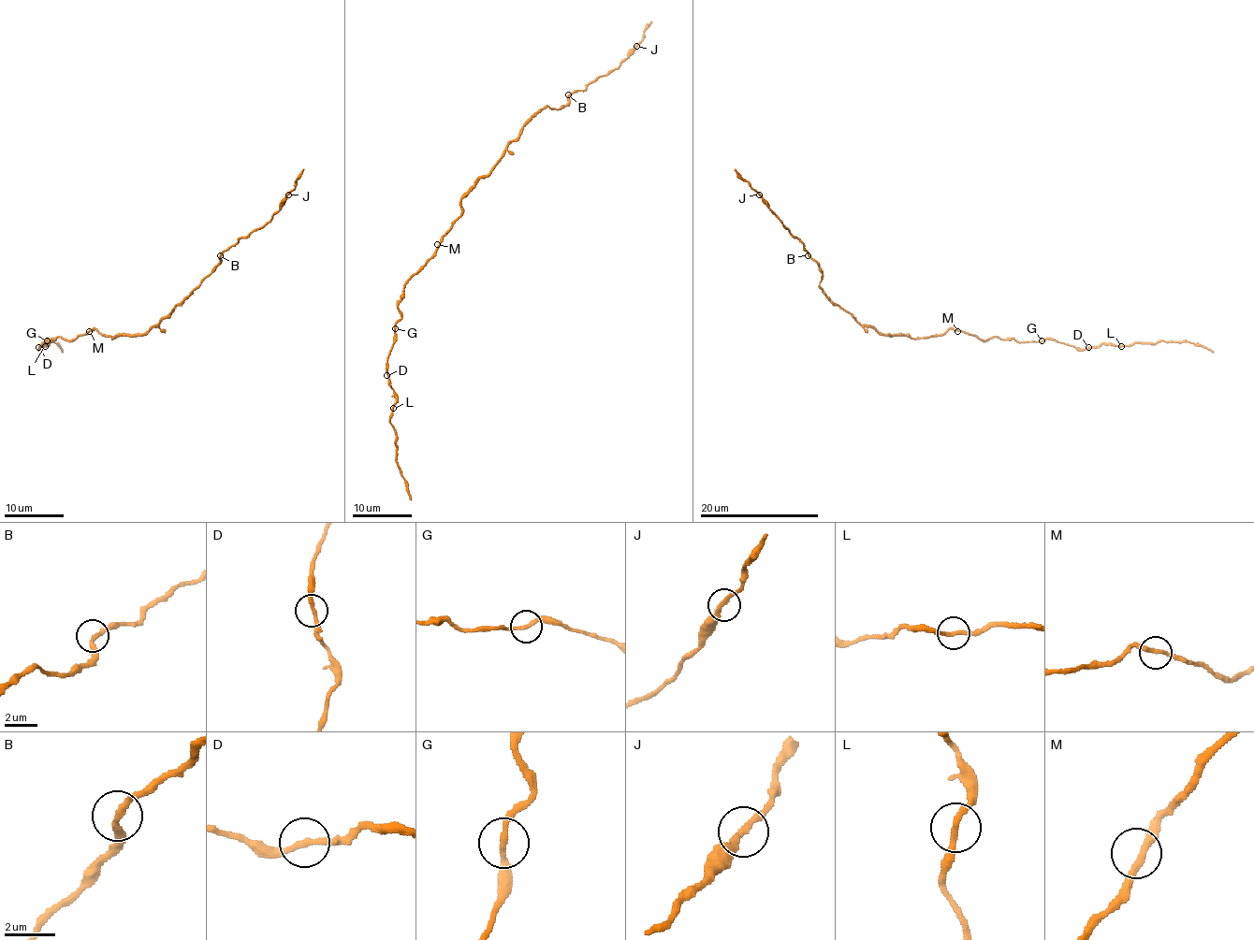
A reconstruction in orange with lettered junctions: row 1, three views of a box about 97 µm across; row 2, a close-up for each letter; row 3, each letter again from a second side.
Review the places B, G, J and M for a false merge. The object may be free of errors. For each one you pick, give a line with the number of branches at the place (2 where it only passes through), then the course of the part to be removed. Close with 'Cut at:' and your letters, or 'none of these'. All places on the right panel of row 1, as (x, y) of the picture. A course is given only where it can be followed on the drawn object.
Cut at: none of these

